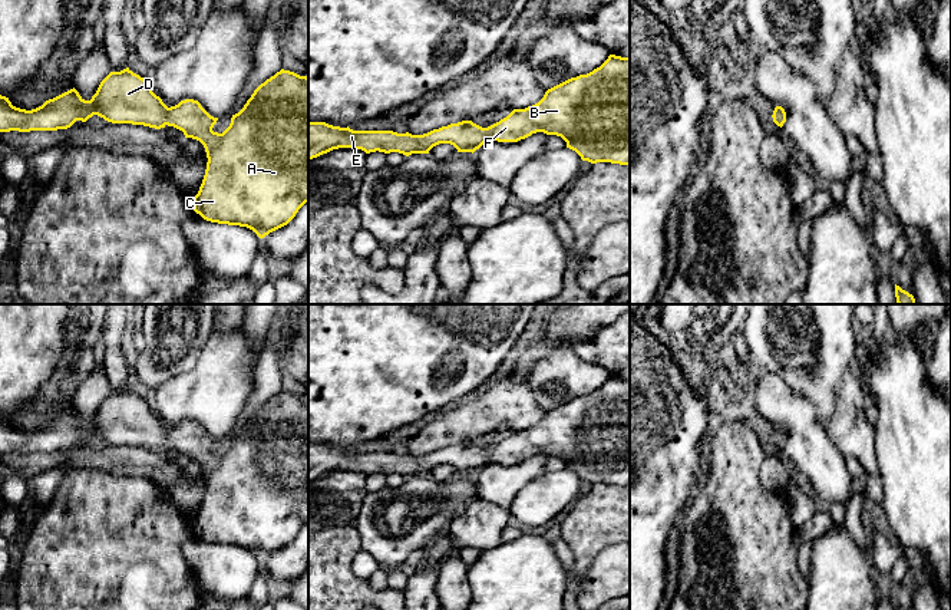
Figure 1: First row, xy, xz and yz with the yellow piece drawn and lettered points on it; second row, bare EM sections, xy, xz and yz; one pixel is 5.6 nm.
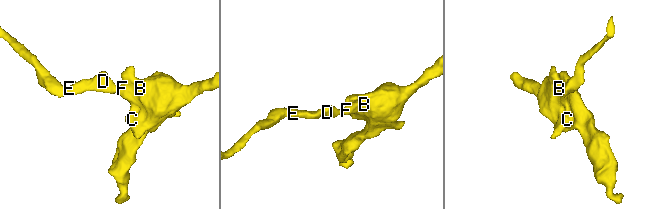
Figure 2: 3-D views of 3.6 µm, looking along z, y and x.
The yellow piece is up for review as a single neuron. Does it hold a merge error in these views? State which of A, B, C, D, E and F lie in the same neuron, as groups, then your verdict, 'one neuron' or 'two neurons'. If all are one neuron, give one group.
A B C D E F | one neuron

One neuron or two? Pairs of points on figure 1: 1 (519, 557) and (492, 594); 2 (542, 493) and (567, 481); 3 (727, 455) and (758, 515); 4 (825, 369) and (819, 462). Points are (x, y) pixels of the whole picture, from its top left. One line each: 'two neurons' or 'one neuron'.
1: one neuron
2: one neuron
3: one neuron
4: two neurons

